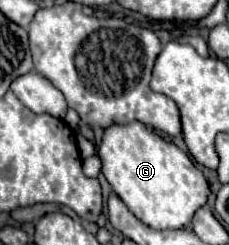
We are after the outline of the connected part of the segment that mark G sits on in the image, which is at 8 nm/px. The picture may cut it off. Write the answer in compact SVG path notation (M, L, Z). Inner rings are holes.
M139 121L105 127L97 155L113 193L119 195L137 219L153 229L181 229L189 225L193 213L209 197L209 185L191 157Z

